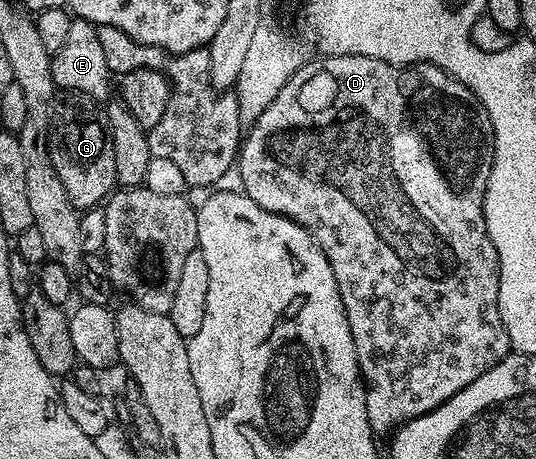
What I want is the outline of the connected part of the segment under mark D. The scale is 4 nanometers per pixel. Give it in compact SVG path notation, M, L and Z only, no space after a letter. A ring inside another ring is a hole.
M326 55L313 58L293 73L290 81L286 81L286 85L282 85L278 97L274 97L274 101L270 101L270 105L266 105L266 109L262 109L262 113L247 128L240 145L238 166L242 177L242 185L244 186L243 194L251 197L258 205L262 205L262 209L266 209L270 213L285 215L290 221L305 227L314 237L316 244L322 249L322 253L326 253L326 261L330 261L330 269L334 269L338 293L342 297L342 305L348 318L350 333L354 337L356 356L360 366L360 378L364 381L364 392L366 393L366 417L370 421L373 432L395 432L396 428L403 423L409 423L412 419L417 419L434 409L438 409L443 403L450 401L450 397L454 397L454 393L466 389L466 385L470 385L470 381L478 381L478 377L482 377L482 373L486 373L486 369L496 367L498 361L502 361L512 351L512 342L506 333L506 325L502 325L502 313L498 309L500 262L498 261L498 253L494 249L494 241L490 241L488 236L486 221L484 220L484 198L488 188L490 169L492 168L492 140L490 138L488 115L484 112L484 104L480 102L479 97L469 87L447 75L442 68L434 66L433 63L397 65L386 61L378 61L374 57L362 57L361 55Z

